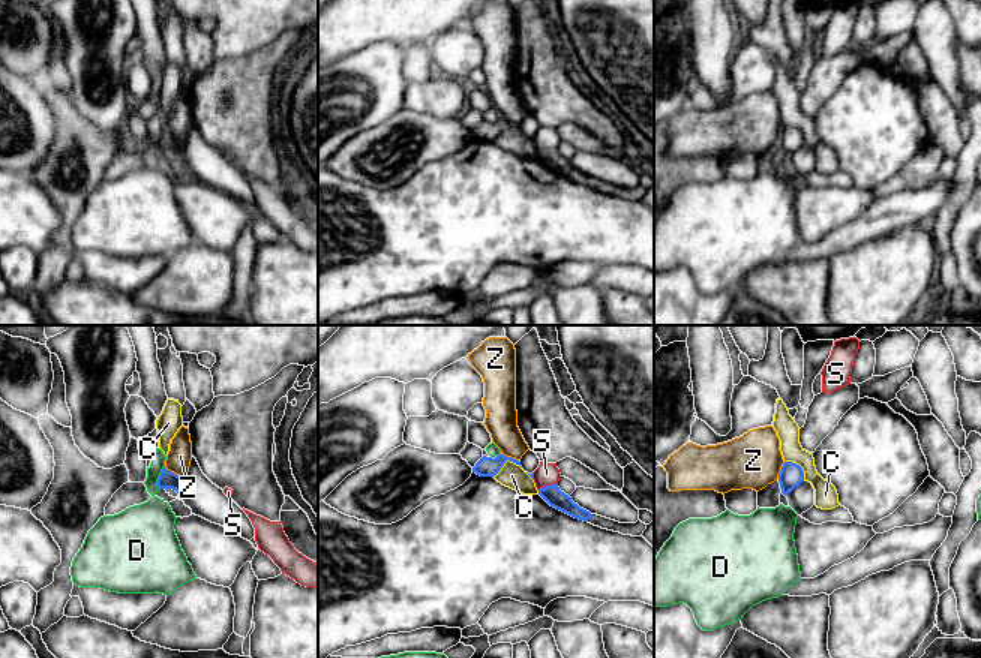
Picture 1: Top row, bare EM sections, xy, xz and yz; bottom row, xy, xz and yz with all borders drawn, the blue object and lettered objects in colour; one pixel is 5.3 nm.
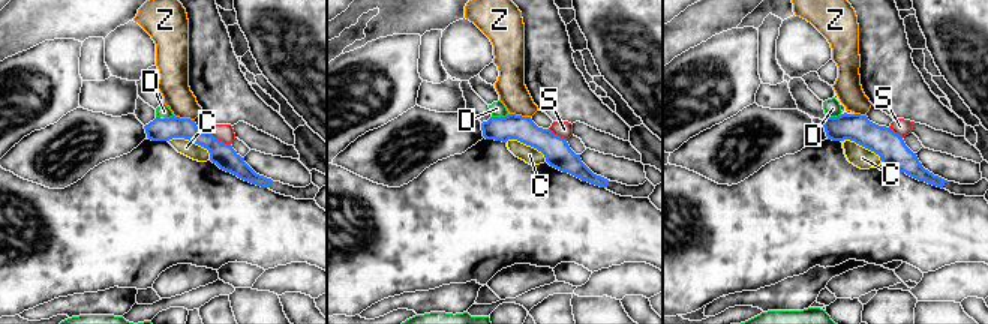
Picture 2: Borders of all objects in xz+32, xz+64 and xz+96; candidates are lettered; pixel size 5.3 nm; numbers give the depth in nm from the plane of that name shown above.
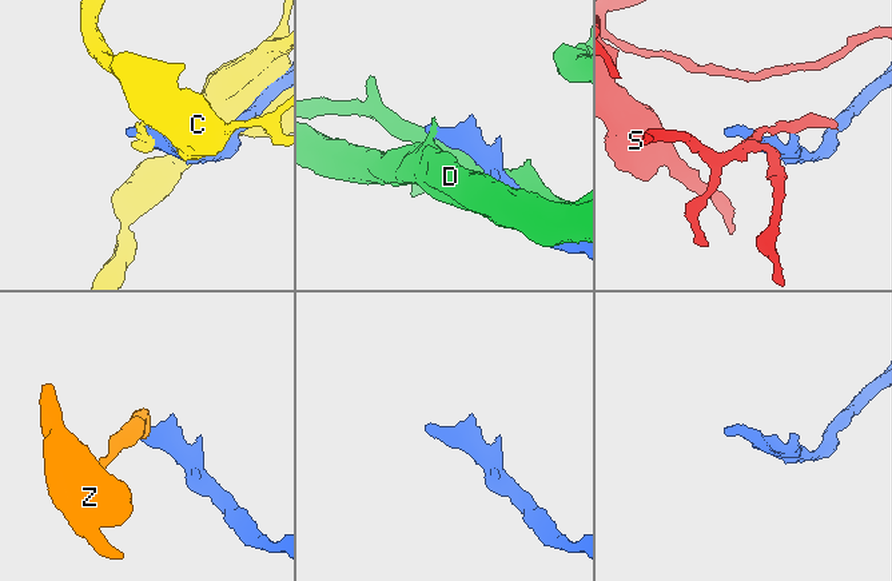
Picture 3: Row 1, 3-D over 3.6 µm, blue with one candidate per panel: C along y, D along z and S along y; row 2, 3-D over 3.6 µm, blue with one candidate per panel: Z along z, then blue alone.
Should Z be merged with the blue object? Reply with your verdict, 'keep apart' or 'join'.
keep apart

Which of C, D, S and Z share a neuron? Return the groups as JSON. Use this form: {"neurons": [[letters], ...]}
{"neurons": [["C"], ["D"], ["S"], ["Z"]]}

